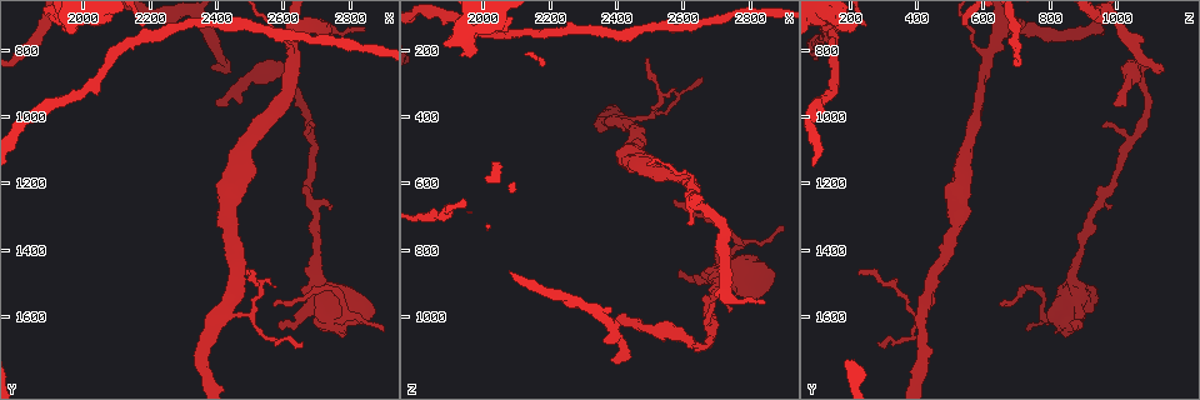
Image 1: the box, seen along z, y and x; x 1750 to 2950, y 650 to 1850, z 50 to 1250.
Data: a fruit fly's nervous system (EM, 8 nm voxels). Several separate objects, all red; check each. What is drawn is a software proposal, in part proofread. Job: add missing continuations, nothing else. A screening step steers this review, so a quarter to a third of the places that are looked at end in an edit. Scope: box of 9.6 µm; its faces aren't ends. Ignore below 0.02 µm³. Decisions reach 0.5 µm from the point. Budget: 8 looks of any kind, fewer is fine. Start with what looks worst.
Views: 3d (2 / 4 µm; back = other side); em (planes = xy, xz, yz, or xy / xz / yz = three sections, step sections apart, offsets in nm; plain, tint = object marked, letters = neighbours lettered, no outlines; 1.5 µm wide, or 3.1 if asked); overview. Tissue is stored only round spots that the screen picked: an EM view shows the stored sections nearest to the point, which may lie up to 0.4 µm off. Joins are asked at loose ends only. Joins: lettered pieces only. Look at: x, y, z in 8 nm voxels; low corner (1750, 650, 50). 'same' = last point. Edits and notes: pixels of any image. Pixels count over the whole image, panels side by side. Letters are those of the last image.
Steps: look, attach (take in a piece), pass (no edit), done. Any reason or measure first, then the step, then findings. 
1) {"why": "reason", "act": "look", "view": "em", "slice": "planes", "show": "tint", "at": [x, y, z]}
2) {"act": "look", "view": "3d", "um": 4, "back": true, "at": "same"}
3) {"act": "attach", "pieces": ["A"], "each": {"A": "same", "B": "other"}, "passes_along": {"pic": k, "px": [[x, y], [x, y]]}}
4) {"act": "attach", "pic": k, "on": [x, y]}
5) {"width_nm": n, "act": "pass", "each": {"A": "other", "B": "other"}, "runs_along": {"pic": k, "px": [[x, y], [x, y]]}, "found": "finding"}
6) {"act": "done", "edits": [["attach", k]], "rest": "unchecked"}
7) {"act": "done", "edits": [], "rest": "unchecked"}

{"why": "branch stops here", "act": "look", "view": "3d", "um": 2, "at": [2390, 870, 1140]}

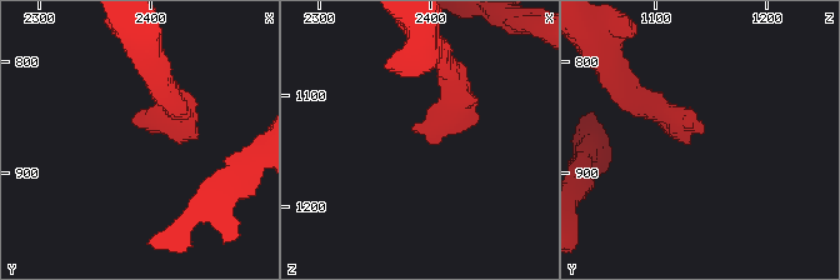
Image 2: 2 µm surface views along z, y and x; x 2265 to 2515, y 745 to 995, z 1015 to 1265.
{"act": "look", "view": "em", "slice": "planes", "show": "letters", "at": [2400, 864, 1142]}

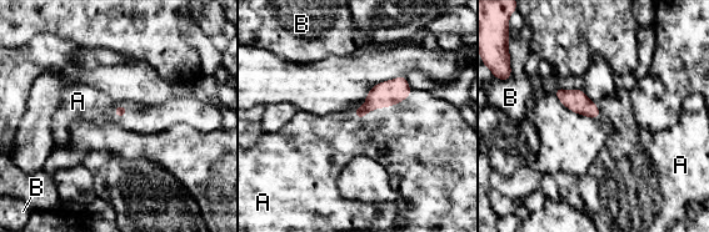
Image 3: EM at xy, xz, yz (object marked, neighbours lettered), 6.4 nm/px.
{"act": "attach", "pieces": ["A"], "each": {"A": "same", "B": "other"}, "passes_along": {"pic": 3, "px": [[385, 94], [383, 106], [405, 137]]}, "found": "the neuron continues"}

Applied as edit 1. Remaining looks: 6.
{"why": "an open end", "act": "look", "view": "3d", "um": 4, "at": [2700, 1030, 950]}

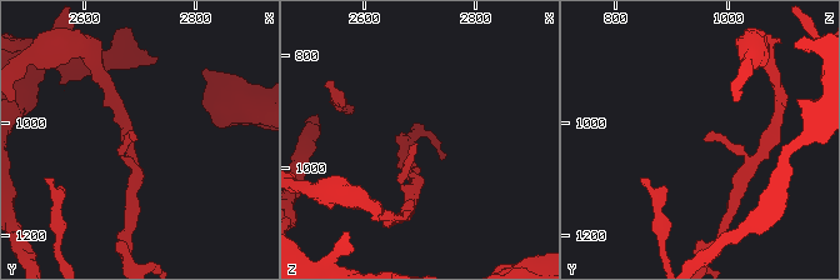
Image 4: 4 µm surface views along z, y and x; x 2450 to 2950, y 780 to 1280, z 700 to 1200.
{"why": "need the tissue", "act": "look", "view": "em", "slice": "planes", "show": "letters", "at": [2695, 1030, 960]}

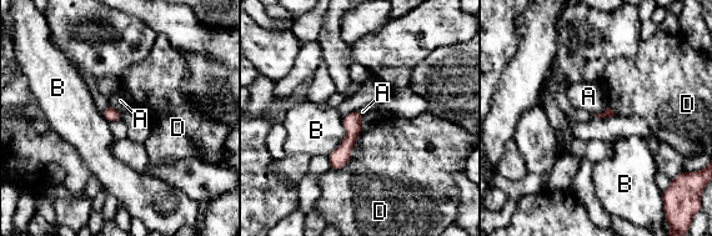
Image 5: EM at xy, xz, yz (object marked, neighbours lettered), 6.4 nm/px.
{"act": "pass", "each": {"A": "other", "B": "other", "D": "other"}, "runs_along": {"pic": 5, "px": [[357, 114], [352, 134], [332, 165]]}, "found": "none of them fits"}

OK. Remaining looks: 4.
{"act": "done", "edits": [["attach", 3]], "rest": "unchecked"}

